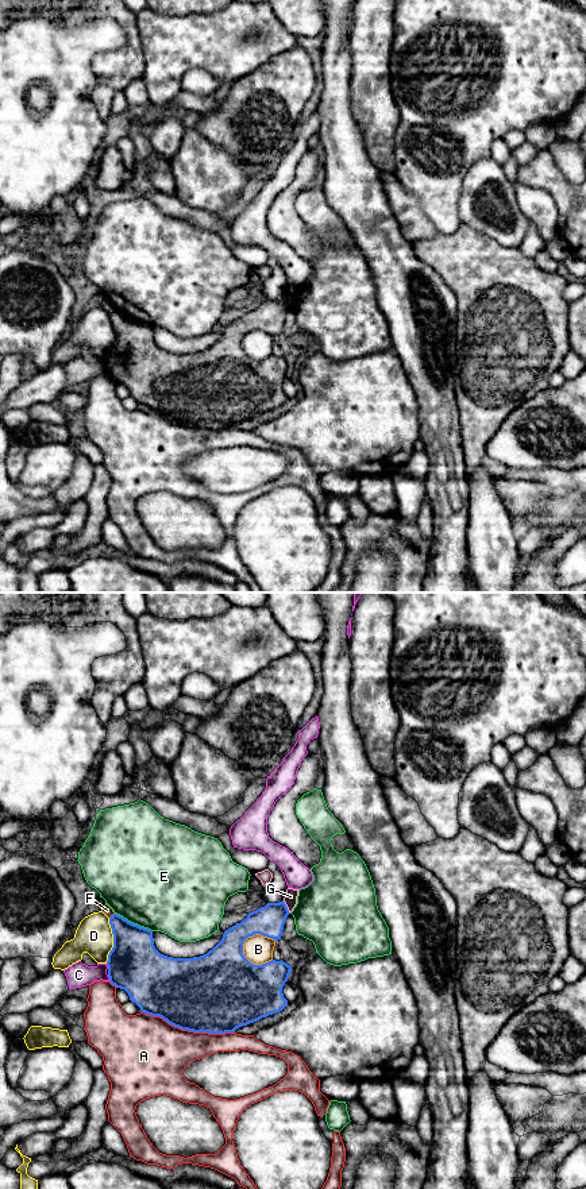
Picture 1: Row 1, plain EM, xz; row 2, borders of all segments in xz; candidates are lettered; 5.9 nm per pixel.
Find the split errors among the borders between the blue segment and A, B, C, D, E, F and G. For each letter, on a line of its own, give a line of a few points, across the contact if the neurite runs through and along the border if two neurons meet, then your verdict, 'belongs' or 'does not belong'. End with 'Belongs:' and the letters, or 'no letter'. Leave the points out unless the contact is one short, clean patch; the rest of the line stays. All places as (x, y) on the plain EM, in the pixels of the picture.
A: does not belong
B: does not belong
C: does not belong
D: does not belong
E: does not belong
F: does not belong
G: xz (282, 296), (289, 308) | does not belong
Belongs: no letter

